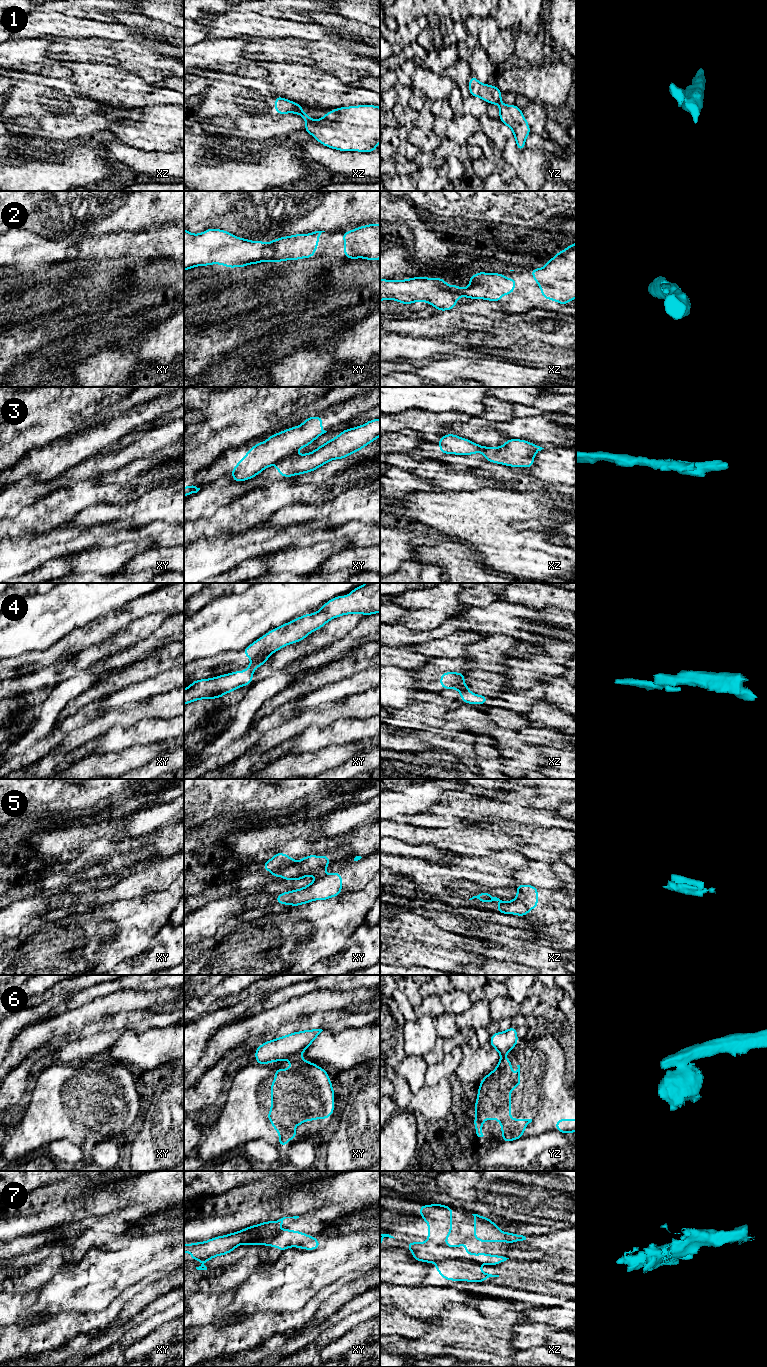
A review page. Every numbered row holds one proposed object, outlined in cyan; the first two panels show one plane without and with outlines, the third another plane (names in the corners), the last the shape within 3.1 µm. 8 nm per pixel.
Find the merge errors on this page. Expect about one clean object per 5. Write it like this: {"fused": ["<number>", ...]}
{"fused": ["1", "3", "4", "5", "6", "7"]}

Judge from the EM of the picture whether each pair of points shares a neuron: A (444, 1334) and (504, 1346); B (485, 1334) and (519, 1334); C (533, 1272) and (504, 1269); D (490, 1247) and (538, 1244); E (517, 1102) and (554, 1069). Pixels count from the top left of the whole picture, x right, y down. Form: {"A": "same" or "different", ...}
{"A": "same", "B": "different", "C": "same", "D": "different", "E": "same"}

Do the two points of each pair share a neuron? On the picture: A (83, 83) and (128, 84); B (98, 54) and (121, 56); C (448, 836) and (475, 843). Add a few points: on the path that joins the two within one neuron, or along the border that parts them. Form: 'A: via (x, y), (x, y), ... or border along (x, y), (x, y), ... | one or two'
A: via (94, 82), (117, 84) | one
B: via (104, 54), (115, 56) | one
C: via (455, 840), (468, 841) | one

